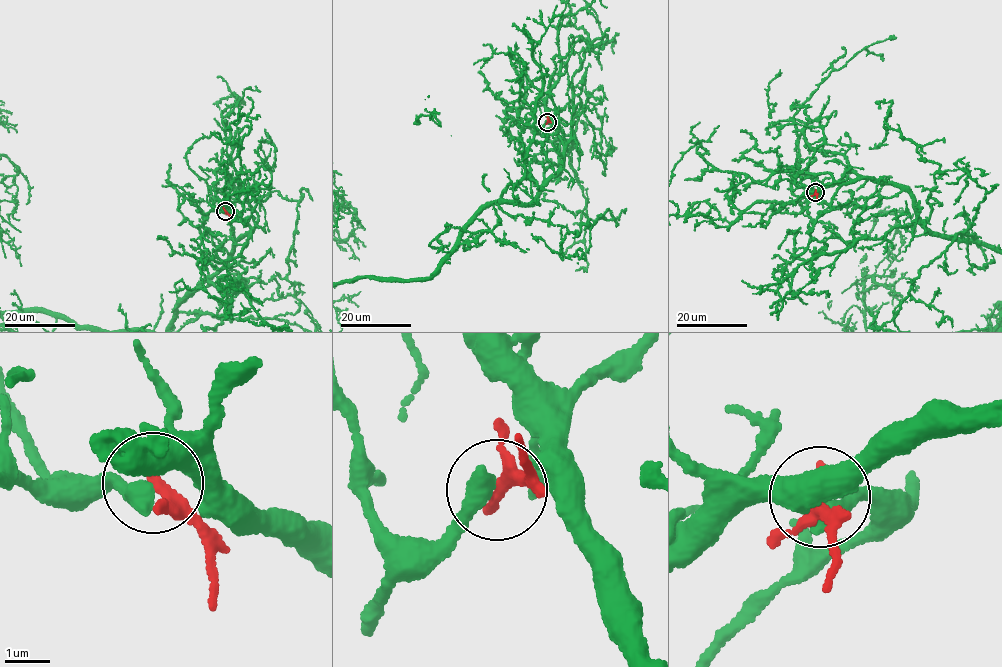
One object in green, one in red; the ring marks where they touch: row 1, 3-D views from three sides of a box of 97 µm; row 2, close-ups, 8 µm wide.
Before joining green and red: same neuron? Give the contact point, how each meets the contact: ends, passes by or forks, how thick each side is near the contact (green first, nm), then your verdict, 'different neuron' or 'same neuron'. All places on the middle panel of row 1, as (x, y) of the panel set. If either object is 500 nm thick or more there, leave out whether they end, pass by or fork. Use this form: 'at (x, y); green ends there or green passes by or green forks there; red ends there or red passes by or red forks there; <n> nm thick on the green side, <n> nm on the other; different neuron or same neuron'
at (547, 122); green passes by; red passes by; 340 nm thick on the green side, 240 nm on the other; different neuron

